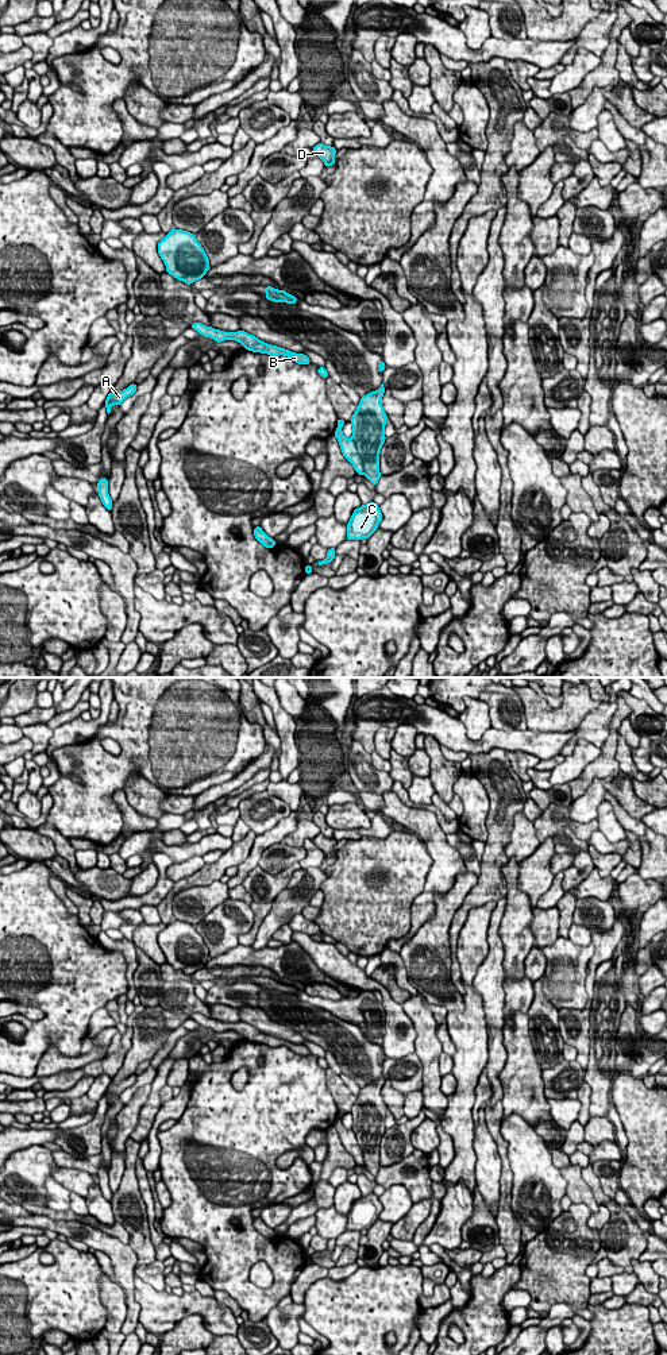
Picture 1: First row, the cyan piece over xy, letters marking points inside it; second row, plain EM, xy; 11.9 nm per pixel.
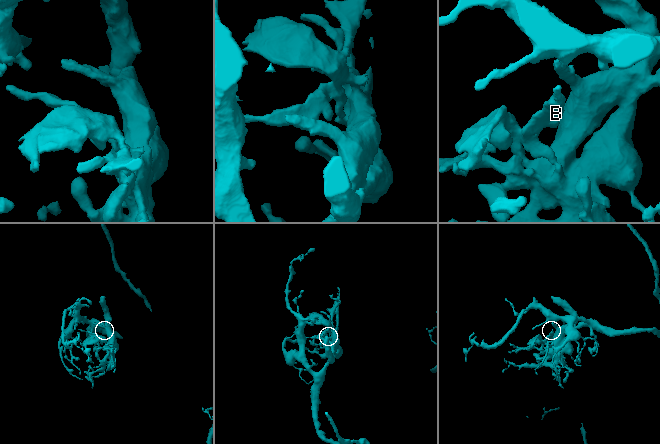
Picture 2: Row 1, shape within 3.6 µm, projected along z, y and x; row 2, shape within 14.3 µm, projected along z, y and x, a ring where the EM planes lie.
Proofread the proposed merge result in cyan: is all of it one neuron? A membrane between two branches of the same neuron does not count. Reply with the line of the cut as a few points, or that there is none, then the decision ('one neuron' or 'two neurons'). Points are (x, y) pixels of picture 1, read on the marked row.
xy (351, 439), (365, 473) | two neurons

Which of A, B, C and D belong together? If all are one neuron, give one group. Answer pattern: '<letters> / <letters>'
A C / B D

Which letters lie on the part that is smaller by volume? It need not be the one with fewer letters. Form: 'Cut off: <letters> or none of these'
Cut off: B, D

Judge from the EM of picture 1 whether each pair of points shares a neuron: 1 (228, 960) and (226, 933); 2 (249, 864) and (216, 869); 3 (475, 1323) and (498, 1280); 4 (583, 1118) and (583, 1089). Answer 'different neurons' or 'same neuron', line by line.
1: different neurons
2: different neurons
3: same neuron
4: same neuron

